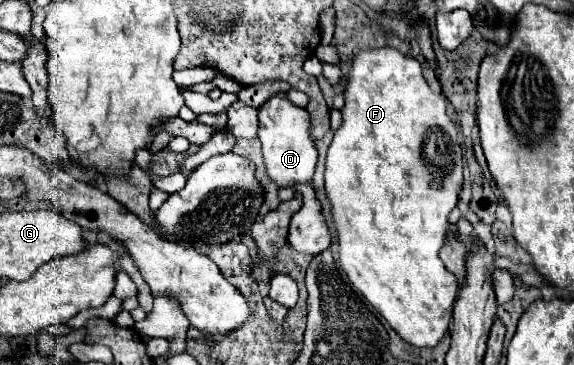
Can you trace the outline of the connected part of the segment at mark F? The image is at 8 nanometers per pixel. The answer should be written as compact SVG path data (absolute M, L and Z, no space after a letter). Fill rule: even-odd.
M389 46L369 48L355 56L343 96L343 122L335 130L325 162L325 194L331 204L331 218L337 230L341 268L349 282L361 290L371 306L405 342L419 348L433 348L449 330L453 302L459 290L455 286L455 276L439 258L439 250L447 244L449 214L457 206L459 192L463 188L463 178L453 176L453 172L463 172L457 124L447 114L447 98L443 92L435 90L421 64ZM433 126L443 128L451 138L453 168L445 176L435 175L434 169L423 160L423 144L429 128Z

